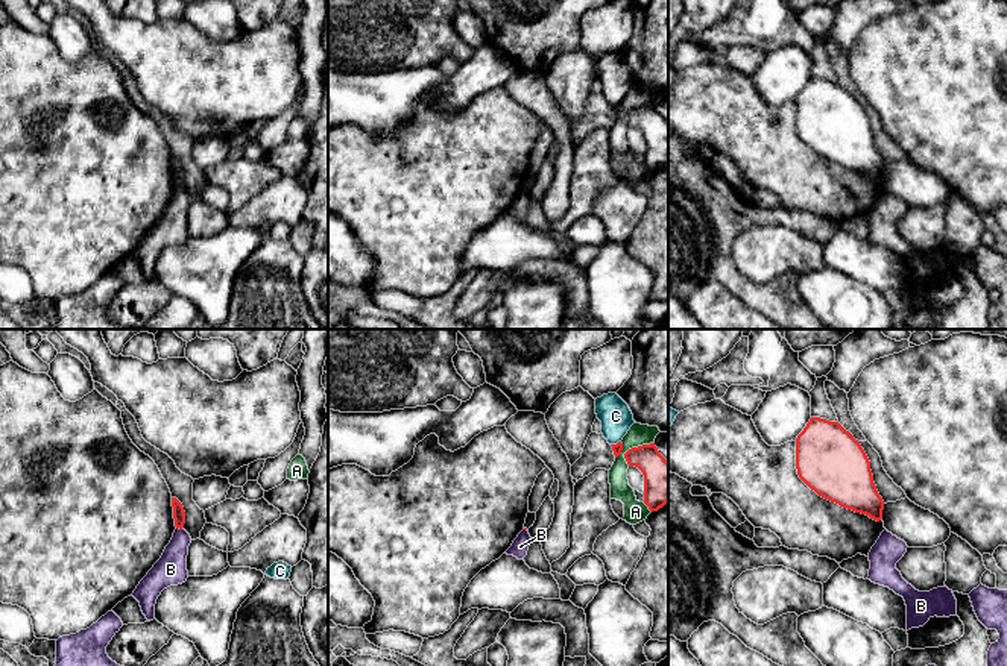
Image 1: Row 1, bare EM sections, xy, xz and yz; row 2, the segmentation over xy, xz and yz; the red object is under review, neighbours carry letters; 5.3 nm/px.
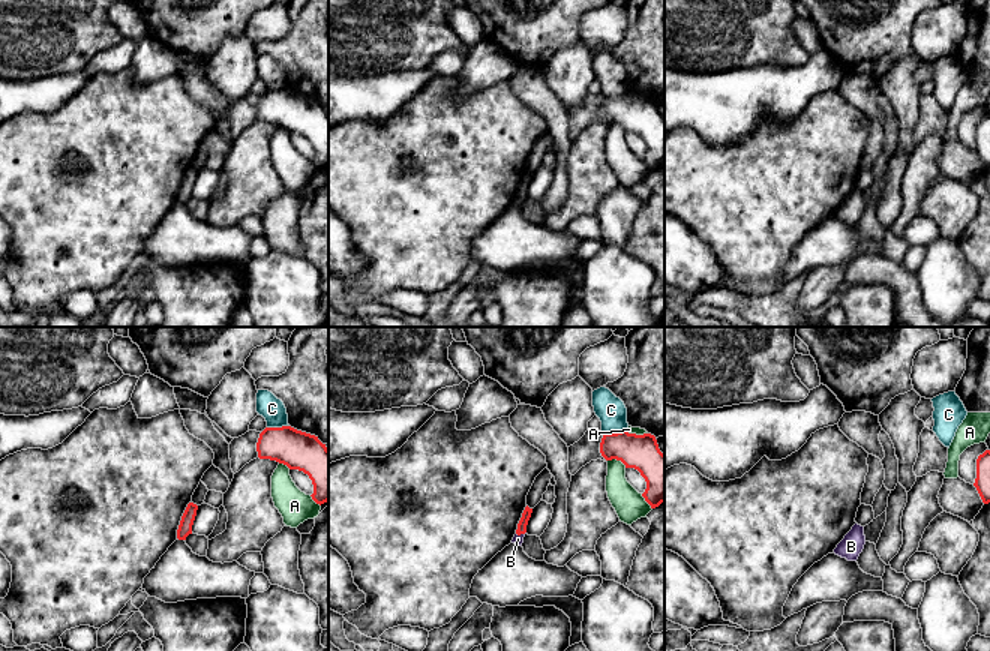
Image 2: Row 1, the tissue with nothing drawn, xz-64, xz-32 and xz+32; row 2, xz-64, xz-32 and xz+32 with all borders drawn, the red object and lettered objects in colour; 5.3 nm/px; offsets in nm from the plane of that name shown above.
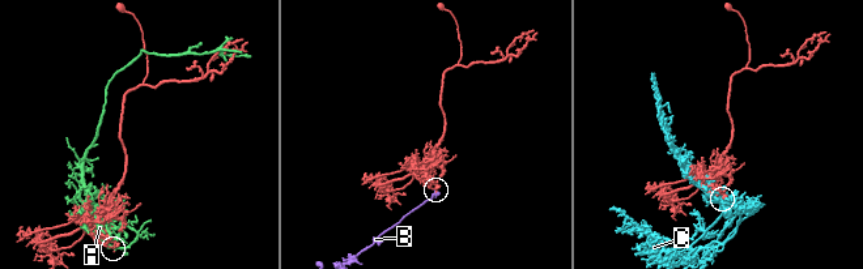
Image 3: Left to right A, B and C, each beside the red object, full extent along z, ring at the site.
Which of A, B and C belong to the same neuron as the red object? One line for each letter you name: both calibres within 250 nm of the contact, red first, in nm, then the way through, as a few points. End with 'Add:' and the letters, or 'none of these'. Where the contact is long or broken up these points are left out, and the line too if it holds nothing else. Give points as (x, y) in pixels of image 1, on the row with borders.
Add: none of these

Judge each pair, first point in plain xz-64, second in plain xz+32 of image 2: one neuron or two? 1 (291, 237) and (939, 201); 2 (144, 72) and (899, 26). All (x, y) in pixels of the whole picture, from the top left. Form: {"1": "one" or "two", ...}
{"1": "one", "2": "two"}

